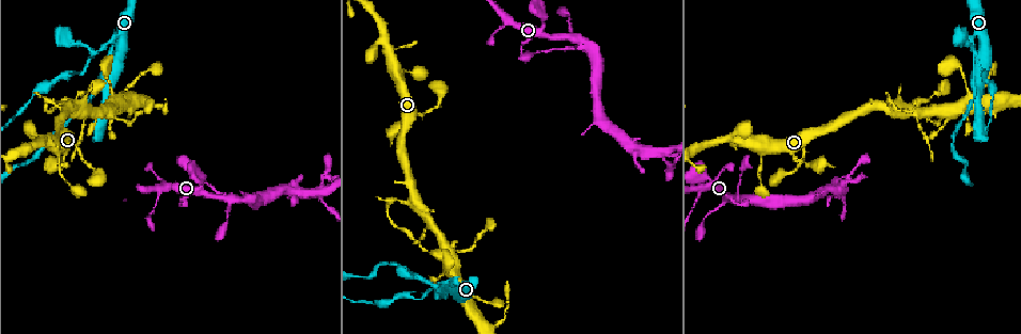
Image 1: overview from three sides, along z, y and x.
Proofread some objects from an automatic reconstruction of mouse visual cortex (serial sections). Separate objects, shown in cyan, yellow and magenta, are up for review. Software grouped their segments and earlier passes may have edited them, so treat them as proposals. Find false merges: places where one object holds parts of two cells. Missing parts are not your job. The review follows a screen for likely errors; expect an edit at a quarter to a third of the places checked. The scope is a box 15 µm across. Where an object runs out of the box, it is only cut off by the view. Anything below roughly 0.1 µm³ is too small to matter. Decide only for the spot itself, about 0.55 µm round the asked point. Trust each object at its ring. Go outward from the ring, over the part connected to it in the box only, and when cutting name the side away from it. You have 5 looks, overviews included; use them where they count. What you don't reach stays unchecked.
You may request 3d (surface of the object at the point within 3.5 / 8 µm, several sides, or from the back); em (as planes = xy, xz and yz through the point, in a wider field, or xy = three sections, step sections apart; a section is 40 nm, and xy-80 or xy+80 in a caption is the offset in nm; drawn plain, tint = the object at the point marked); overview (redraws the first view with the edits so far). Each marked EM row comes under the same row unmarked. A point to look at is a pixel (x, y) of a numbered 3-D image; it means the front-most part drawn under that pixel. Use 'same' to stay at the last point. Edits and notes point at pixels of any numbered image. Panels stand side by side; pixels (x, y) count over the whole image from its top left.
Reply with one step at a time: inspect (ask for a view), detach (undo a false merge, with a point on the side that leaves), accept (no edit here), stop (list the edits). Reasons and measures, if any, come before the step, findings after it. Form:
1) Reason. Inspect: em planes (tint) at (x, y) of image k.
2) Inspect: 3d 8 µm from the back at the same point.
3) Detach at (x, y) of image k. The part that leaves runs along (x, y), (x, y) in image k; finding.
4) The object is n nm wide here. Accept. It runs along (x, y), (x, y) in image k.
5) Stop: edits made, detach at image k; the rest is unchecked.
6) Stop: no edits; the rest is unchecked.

Abrupt turn. Inspect: 3d 3.5 µm at (239, 201) of image 1.

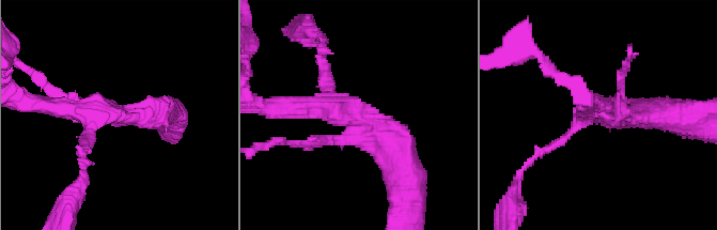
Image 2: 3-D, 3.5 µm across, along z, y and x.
4 arms meet here; the arms are 150, 200, 300, 400 nm wide; now the EM. Inspect: em xy step 2 (tint) at (358, 112) of image 2.

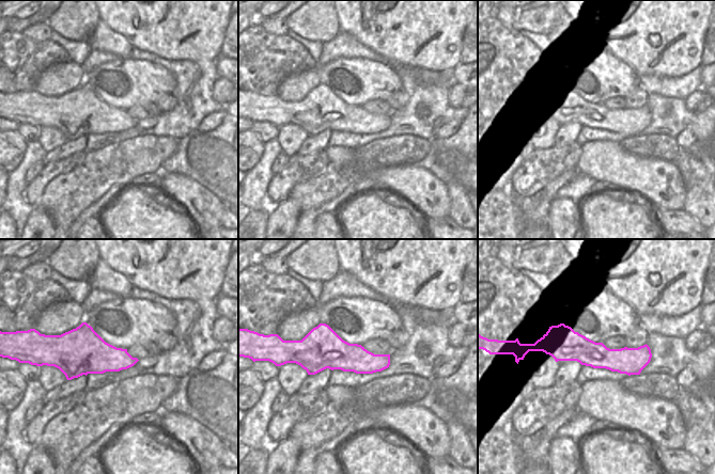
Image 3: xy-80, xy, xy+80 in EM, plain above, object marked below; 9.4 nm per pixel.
Accept. It runs along (284, 108), (353, 108), (402, 163) in image 2; all the same cell.

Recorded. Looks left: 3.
Arms part here. Inspect: 3d 8 µm from the back at (318, 192) of image 1.

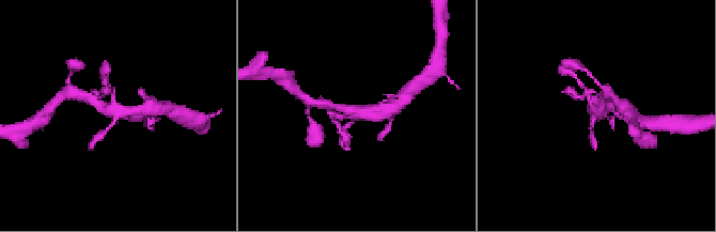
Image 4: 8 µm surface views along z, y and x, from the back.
Inspect: 3d 3.5 µm at (120, 112) of image 4.

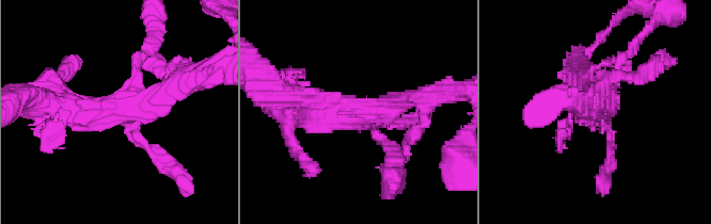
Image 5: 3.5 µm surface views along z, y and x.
Inspect: em xy step 5 (tint) at (123, 110) of image 5.

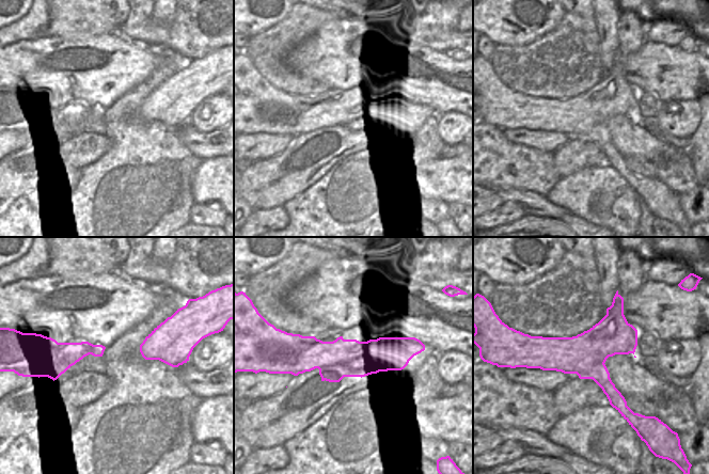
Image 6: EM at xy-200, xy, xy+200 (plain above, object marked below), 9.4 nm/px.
The object is 360 nm wide here. Accept. It runs along (53, 104), (155, 107), (184, 78) in image 5; all the same cell.

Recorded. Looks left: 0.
Stop: no edits; the rest is unchecked.

